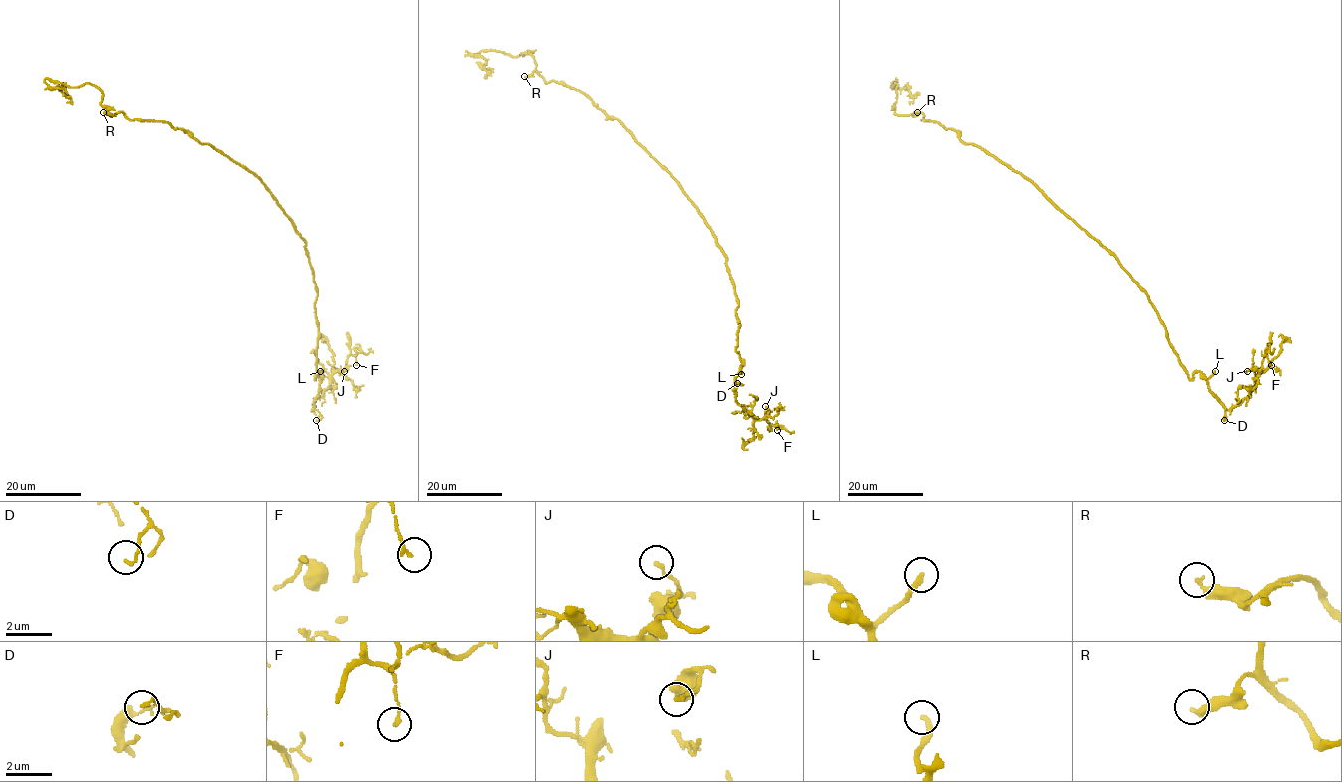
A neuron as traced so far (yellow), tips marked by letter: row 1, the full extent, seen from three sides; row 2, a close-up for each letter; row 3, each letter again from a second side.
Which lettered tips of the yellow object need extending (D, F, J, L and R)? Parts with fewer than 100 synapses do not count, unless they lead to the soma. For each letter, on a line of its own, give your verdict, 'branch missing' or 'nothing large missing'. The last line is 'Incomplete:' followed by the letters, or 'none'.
D: nothing large missing
F: nothing large missing
J: nothing large missing
L: branch missing
R: nothing large missing
Incomplete: L

